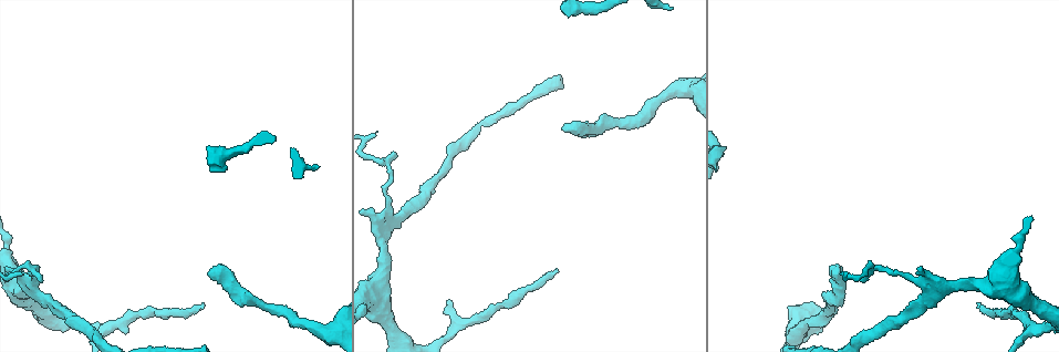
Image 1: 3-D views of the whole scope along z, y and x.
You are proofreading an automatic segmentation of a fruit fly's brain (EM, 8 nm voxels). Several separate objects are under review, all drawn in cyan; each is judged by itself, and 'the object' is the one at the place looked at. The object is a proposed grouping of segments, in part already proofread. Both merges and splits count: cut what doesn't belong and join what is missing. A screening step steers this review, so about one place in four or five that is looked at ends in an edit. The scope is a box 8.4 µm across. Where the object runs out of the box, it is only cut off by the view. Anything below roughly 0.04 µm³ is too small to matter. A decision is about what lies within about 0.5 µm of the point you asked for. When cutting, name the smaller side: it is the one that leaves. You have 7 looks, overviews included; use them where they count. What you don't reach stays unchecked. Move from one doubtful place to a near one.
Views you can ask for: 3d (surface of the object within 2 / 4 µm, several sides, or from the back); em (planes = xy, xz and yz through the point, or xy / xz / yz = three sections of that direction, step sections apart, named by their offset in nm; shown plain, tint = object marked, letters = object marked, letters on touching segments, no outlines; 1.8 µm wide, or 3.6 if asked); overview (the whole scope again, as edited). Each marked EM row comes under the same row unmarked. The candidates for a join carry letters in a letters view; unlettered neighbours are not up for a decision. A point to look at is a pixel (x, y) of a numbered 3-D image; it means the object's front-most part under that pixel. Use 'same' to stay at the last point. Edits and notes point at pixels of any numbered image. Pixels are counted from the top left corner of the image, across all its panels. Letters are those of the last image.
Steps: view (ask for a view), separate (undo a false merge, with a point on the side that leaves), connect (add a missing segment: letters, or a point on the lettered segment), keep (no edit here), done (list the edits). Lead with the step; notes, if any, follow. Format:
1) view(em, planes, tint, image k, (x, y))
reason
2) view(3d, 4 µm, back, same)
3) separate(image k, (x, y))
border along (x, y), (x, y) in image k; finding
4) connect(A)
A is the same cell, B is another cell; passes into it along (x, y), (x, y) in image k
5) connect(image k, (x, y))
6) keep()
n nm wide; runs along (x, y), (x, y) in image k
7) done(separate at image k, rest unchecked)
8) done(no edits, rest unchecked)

view(3d, 4 µm, image 1, (557, 270))
long arm stops here

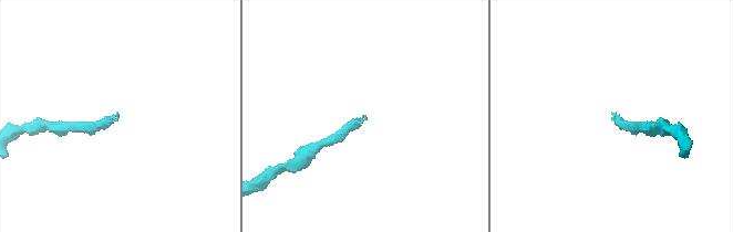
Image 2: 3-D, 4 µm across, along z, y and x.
view(em, planes, tint, image 2, (364, 117))
now the EM

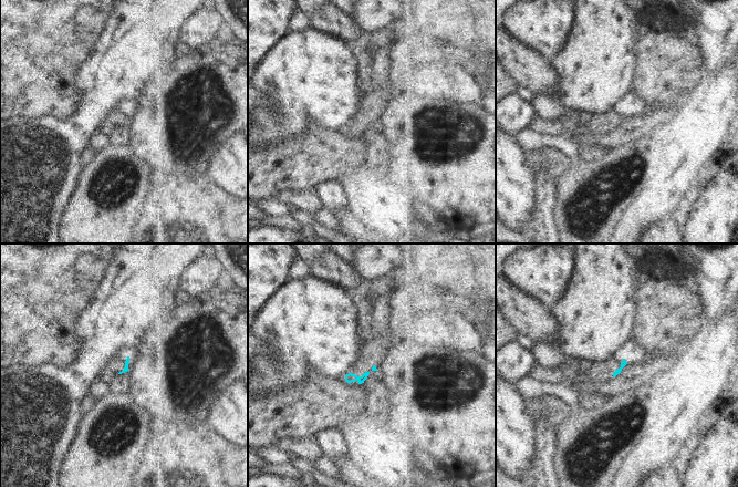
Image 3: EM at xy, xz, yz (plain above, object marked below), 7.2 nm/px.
view(em, planes, letters, same)
what lies round it

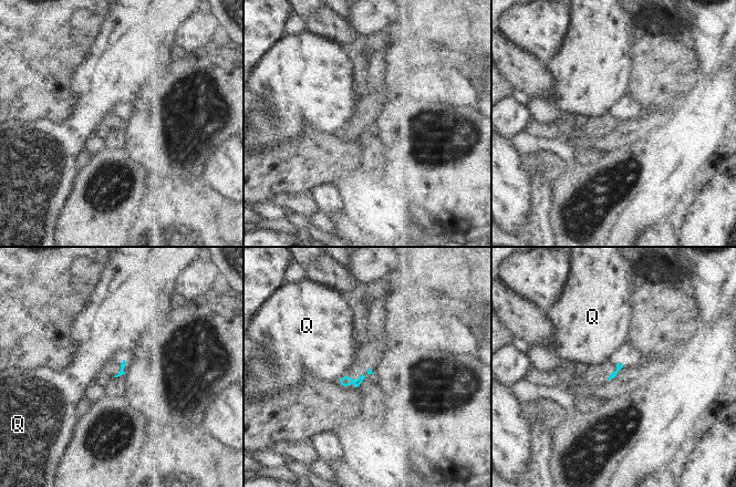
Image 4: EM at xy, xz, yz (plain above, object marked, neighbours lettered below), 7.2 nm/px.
keep()
Q is another cell; border along (344, 373), (338, 381) in image 4; no lettered segment goes on from it

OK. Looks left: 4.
view(em, xy, step 4, tint, image 1, (29, 287))
three arms meet

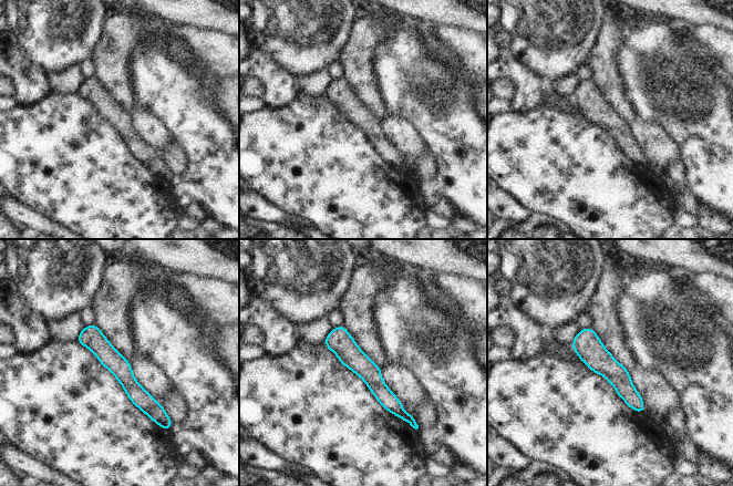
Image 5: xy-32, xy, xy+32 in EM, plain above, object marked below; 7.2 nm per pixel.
view(em, planes, letters, same)

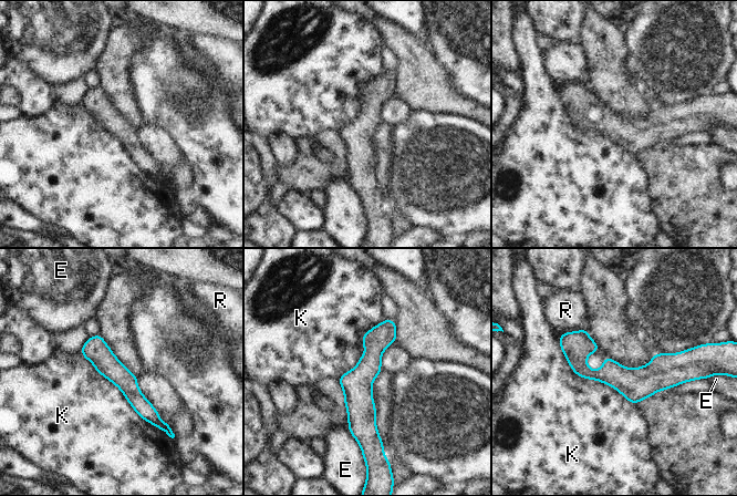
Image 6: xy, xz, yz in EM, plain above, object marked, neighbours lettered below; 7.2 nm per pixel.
keep()
E, K and R are other cells; runs along (562, 338), (590, 374), (682, 367) in image 6; one neuron here

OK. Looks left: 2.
view(3d, 2 µm, image 1, (563, 129))
branch stops here

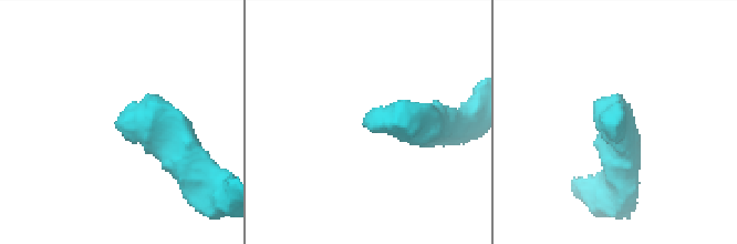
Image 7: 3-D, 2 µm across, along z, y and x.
view(em, xy, step 4, letters, image 7, (123, 133))
need the tissue

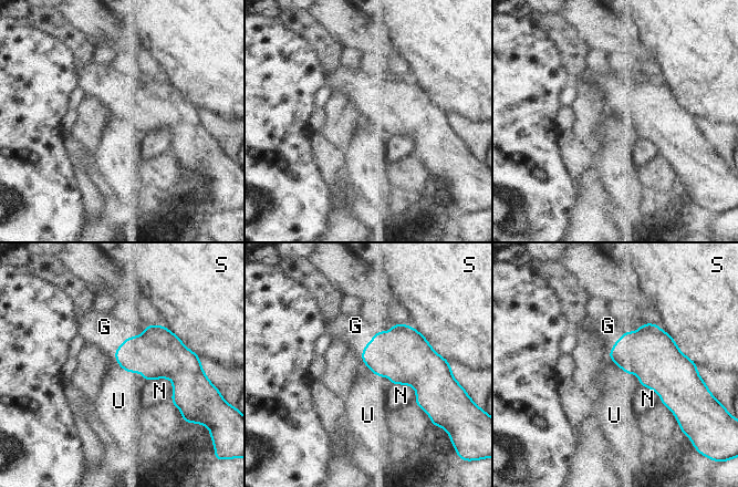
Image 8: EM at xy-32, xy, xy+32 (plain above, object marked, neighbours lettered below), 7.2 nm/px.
connect(G)
260 nm wide; G is the same cell, N, S and U are other cells; the neuron continues

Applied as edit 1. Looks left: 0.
done(connect at image 8, rest unchecked)

